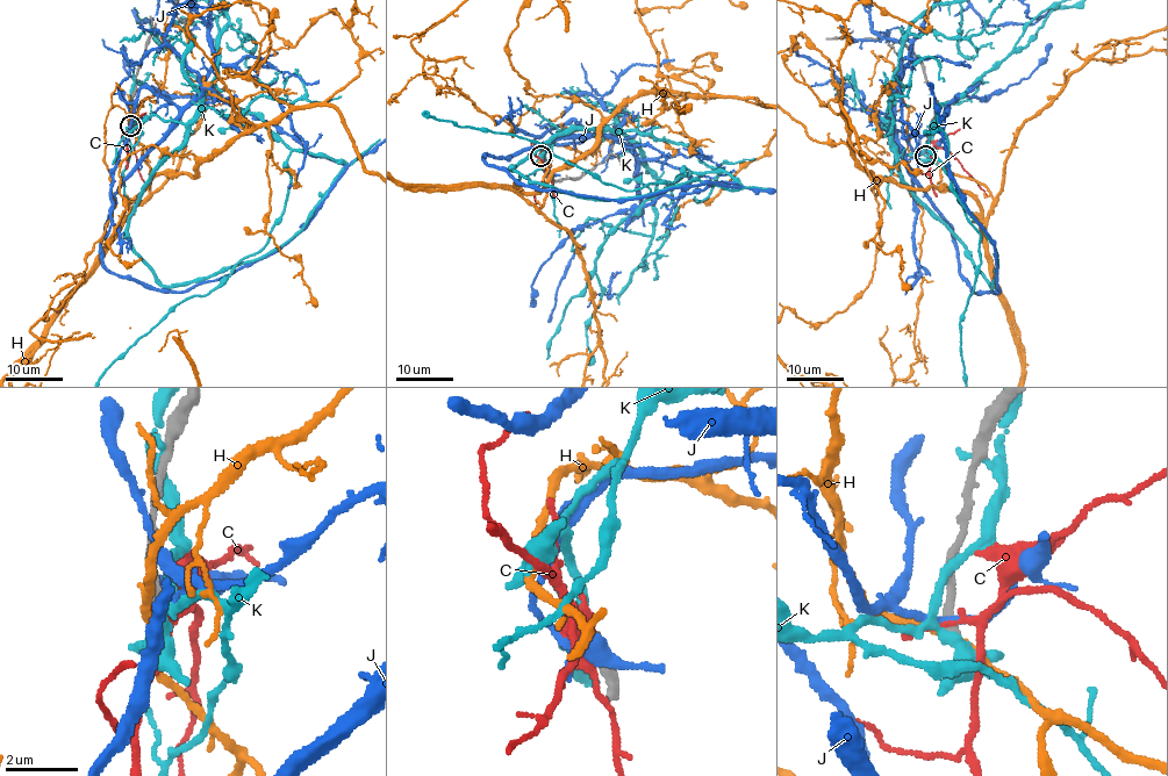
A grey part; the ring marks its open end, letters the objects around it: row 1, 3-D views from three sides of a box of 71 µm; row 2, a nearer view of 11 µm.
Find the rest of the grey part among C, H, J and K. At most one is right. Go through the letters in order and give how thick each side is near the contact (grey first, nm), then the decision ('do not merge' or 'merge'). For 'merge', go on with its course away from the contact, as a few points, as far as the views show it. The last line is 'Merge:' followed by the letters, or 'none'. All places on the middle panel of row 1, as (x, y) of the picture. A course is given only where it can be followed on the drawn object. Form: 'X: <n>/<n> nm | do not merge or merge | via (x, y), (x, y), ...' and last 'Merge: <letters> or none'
C: 360/170 nm | do not merge
H: 360/200 nm | do not merge
J: 360/180 nm | do not merge
K: 340/300 nm | do not merge
Merge: none

